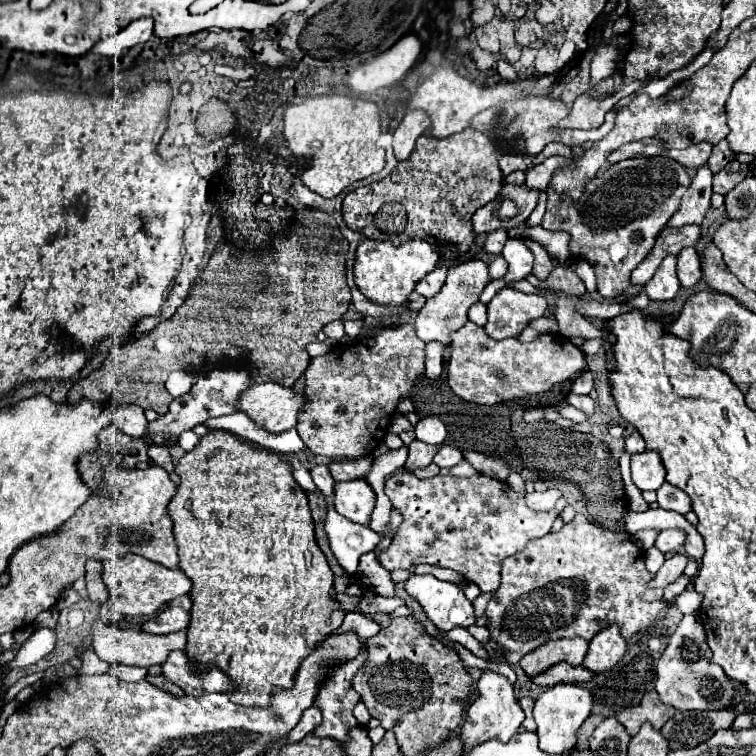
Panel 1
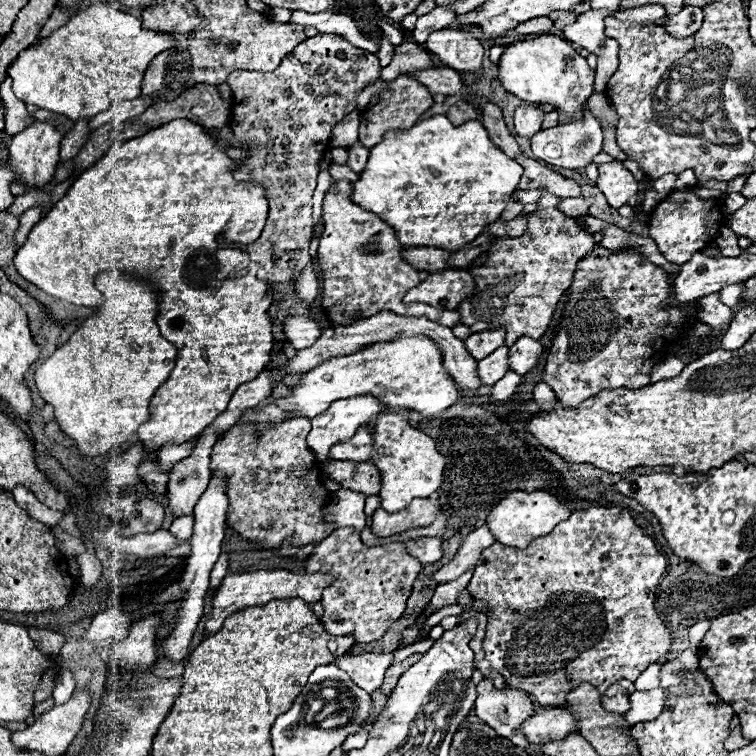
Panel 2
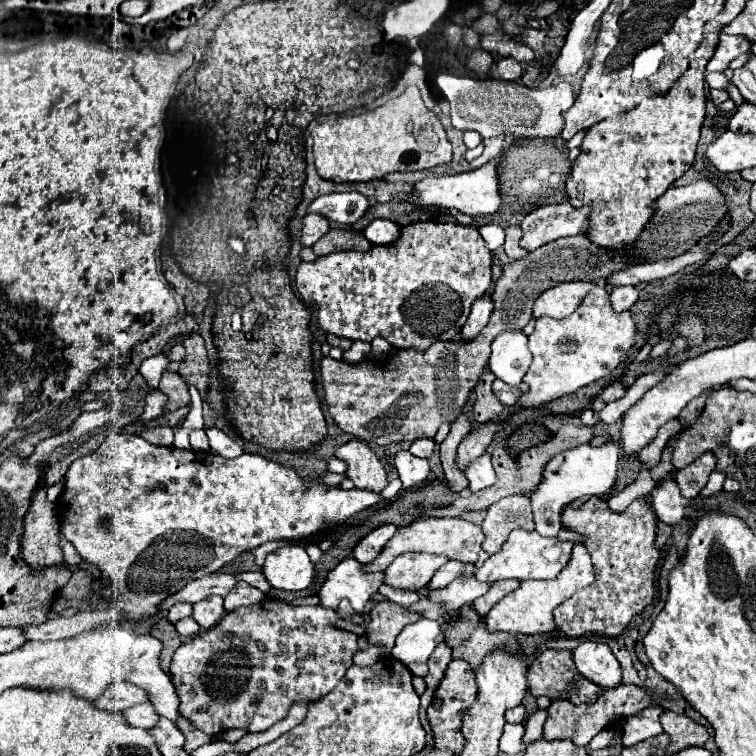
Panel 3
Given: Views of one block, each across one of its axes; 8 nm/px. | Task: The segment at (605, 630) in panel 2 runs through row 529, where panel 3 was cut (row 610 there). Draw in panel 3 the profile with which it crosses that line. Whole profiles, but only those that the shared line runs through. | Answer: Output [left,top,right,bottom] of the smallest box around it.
[556,498,660,638]

